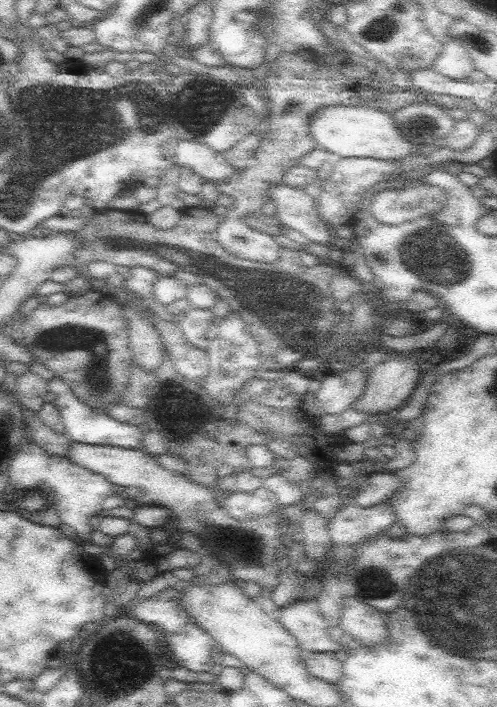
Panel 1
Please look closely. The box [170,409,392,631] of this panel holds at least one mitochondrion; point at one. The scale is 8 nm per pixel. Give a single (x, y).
(370, 578)

